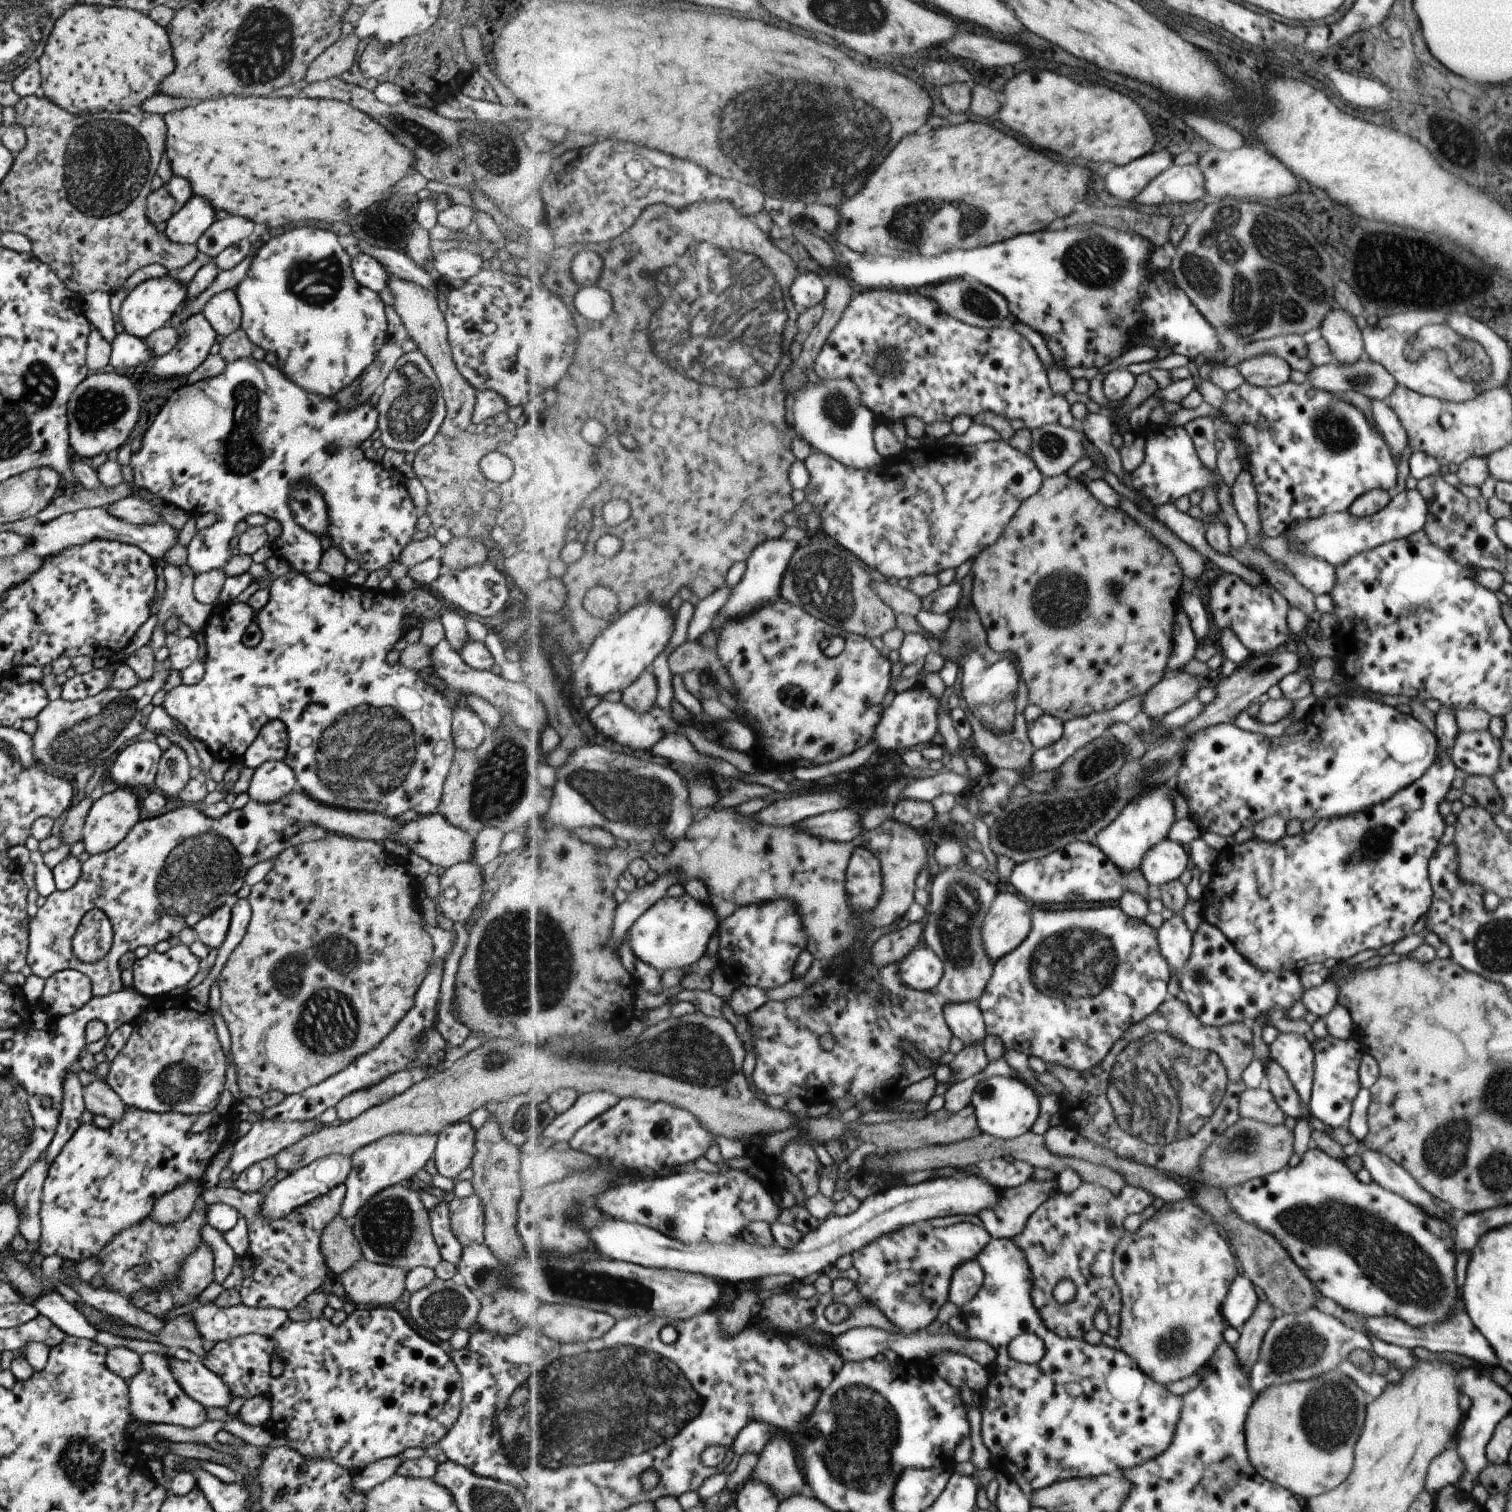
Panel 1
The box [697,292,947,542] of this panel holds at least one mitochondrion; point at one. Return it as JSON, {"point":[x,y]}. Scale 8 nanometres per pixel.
{"point":[837,408]}

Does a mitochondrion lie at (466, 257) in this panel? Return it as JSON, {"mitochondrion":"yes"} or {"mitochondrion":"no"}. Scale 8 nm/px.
{"mitochondrion":"no"}

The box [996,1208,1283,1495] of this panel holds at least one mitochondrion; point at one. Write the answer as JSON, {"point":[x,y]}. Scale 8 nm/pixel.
{"point":[1176,1342]}

